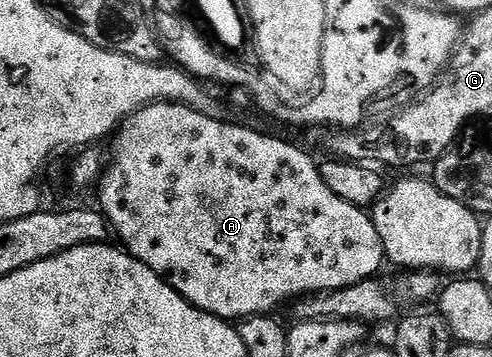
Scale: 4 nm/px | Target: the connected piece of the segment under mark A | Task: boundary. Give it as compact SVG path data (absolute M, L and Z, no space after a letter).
M155 101L151 105L146 105L144 109L139 109L136 113L131 114L122 125L119 126L117 132L114 134L111 145L111 157L109 153L109 164L104 168L102 177L97 182L97 190L99 189L98 208L101 210L112 234L119 236L118 244L122 246L126 252L135 257L141 263L145 263L145 267L149 267L161 279L165 279L184 299L191 305L197 306L201 311L211 313L215 317L221 317L224 321L232 323L238 322L245 317L257 317L260 315L271 315L279 309L283 304L294 303L300 297L309 297L313 293L332 293L338 289L345 287L353 287L362 281L370 281L376 276L375 273L382 265L385 265L385 258L383 256L383 244L381 243L381 235L377 235L377 227L371 222L371 214L366 208L354 205L353 203L345 203L345 199L341 199L337 195L333 195L333 191L329 191L329 187L325 187L325 179L321 179L319 174L319 165L314 161L309 154L303 149L298 149L295 145L290 145L287 141L282 141L279 137L270 137L267 133L258 133L255 129L246 129L243 125L230 125L230 120L224 119L218 121L209 115L205 115L196 109L190 109L188 105L181 105L178 101Z

